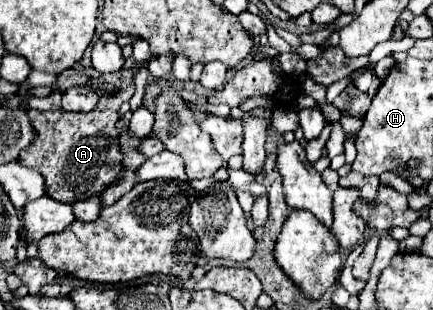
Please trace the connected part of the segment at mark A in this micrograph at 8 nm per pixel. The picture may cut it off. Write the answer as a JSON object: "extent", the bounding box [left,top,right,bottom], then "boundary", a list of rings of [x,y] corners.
{"extent":[21,83,135,202],"boundary":[[[134,83],[120,89],[113,98],[101,98],[93,112],[35,112],[33,124],[37,130],[35,146],[21,150],[21,164],[37,168],[45,178],[47,196],[61,202],[87,200],[101,194],[105,188],[119,182],[123,168],[123,156],[119,146],[117,114],[124,102],[129,102],[135,93]]]}

